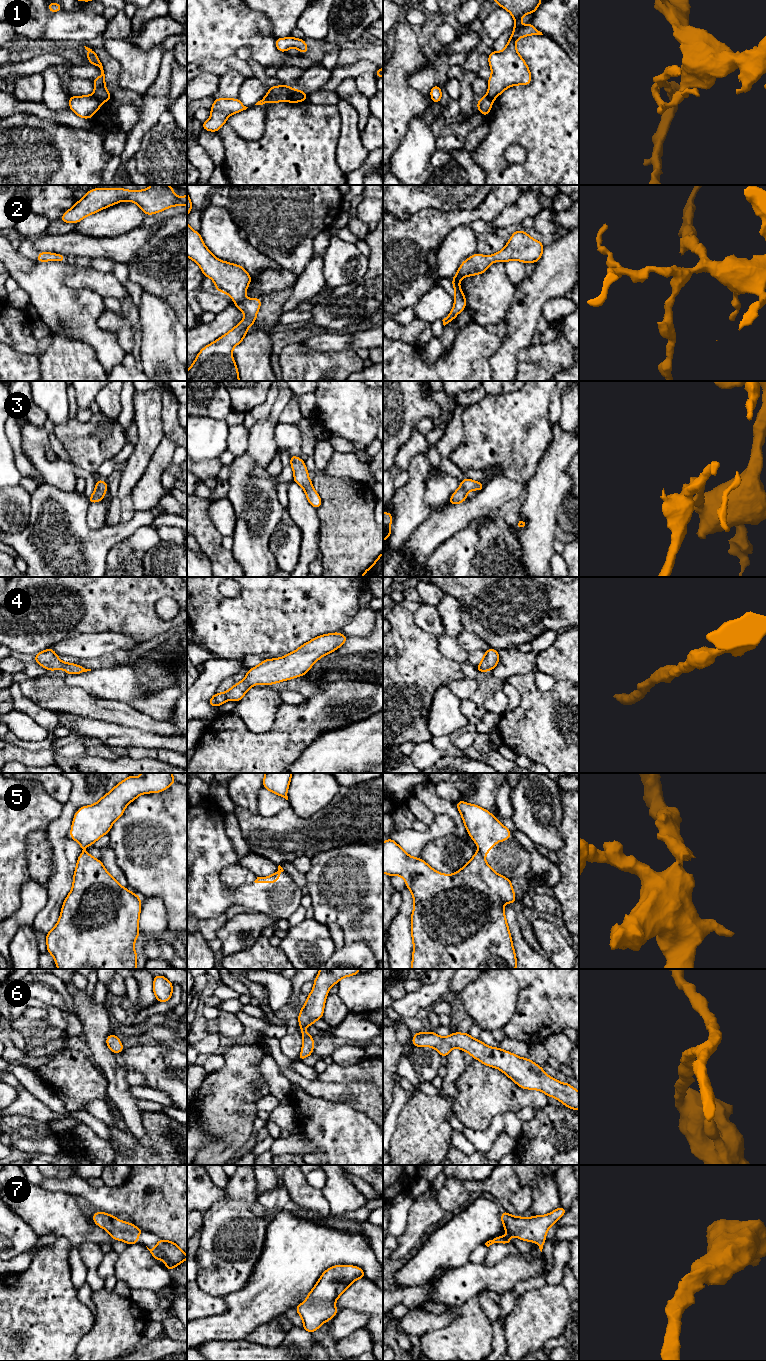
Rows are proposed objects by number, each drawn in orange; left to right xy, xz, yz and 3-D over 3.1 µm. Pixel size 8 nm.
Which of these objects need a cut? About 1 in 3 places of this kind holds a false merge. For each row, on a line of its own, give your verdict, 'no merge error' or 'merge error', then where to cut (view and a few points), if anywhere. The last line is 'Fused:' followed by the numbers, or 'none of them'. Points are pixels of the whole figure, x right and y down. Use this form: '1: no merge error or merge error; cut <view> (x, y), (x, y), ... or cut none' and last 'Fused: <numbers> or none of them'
1: merge error; cut xz (296, 90), (287, 100)
2: no merge error; cut none
3: no merge error; cut none
4: no merge error; cut none
5: merge error; cut yz (478, 851), (483, 856)
6: no merge error; cut none
7: no merge error; cut none
Fused: 1, 5

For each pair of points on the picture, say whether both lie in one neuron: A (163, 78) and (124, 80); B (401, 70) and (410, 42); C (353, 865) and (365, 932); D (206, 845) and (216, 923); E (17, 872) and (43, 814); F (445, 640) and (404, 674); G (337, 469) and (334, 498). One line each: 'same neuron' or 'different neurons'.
A: different neurons
B: same neuron
C: same neuron
D: different neurons
E: same neuron
F: different neurons
G: different neurons

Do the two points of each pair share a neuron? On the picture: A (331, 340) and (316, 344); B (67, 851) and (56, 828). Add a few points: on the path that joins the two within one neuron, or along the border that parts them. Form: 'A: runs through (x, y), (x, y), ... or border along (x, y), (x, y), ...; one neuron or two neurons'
A: runs through (327, 341), (320, 343); one neuron
B: runs through (62, 845), (58, 834); one neuron

